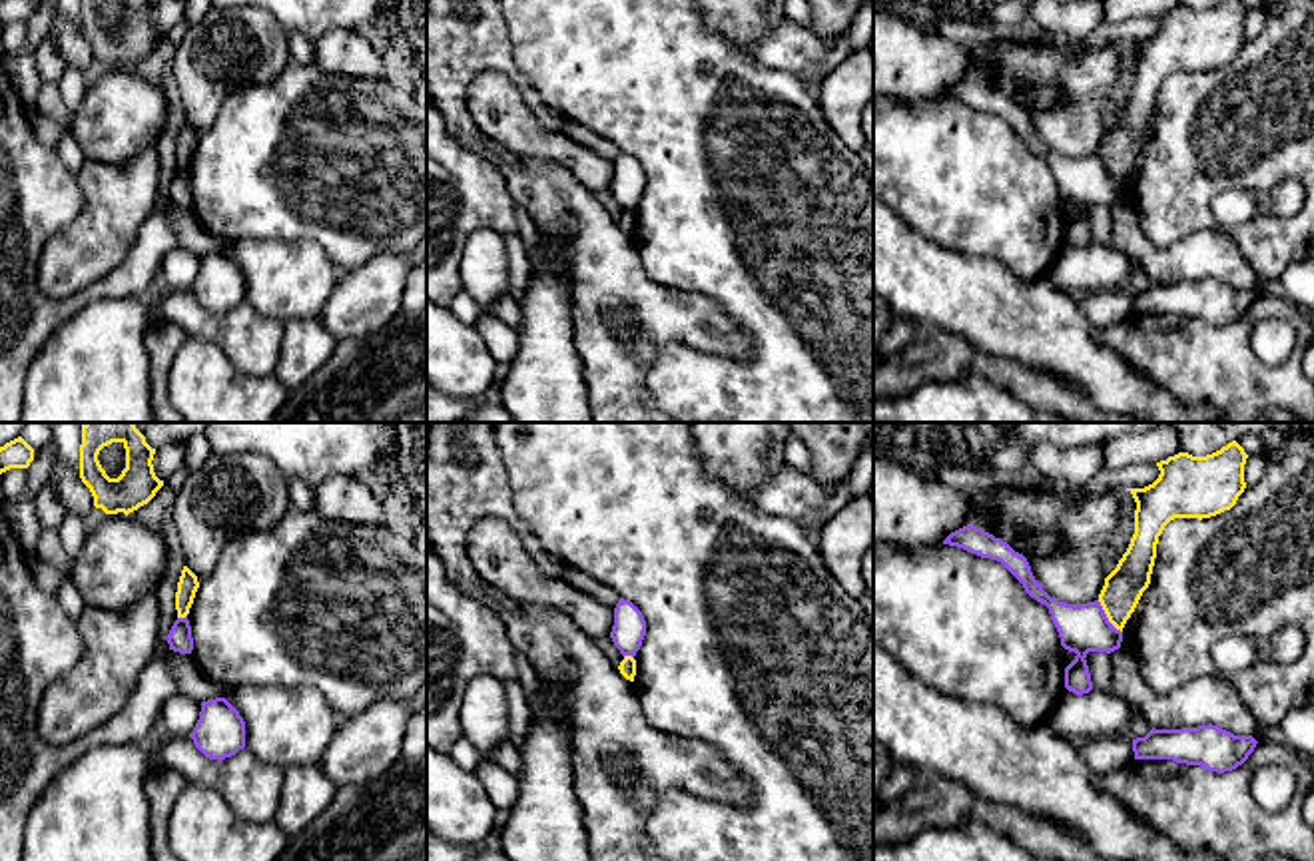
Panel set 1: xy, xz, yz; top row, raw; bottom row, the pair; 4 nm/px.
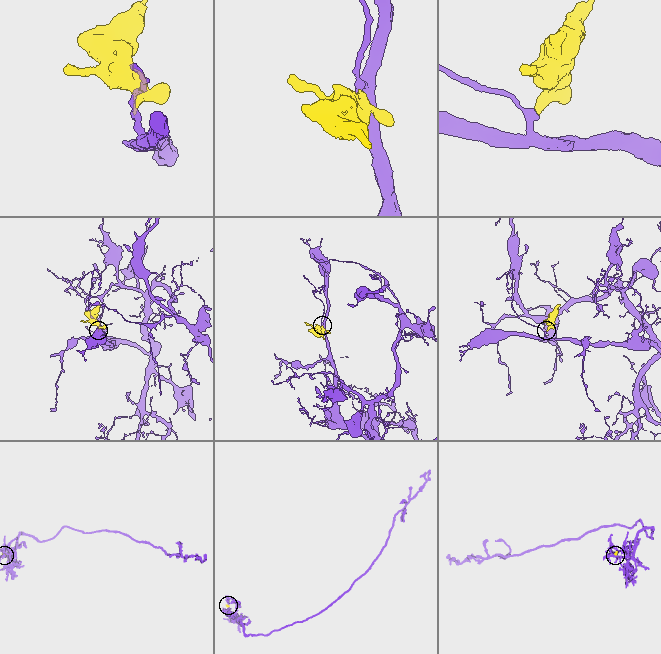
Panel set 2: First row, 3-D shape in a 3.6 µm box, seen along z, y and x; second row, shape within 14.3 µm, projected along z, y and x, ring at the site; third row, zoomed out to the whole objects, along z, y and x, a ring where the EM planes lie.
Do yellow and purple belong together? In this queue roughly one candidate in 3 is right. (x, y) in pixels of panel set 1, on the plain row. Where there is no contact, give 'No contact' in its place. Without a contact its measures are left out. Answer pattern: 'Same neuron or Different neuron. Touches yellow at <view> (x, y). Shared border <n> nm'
Different neuron. Touches yellow at yz (1107, 170). Shared border 170 nm

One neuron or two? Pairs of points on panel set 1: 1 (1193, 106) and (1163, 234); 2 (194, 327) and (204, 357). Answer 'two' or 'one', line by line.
1: one
2: two

